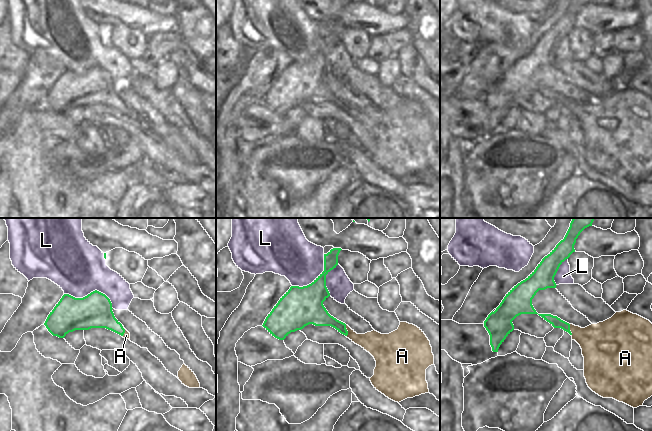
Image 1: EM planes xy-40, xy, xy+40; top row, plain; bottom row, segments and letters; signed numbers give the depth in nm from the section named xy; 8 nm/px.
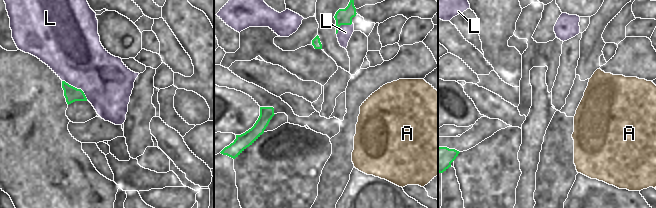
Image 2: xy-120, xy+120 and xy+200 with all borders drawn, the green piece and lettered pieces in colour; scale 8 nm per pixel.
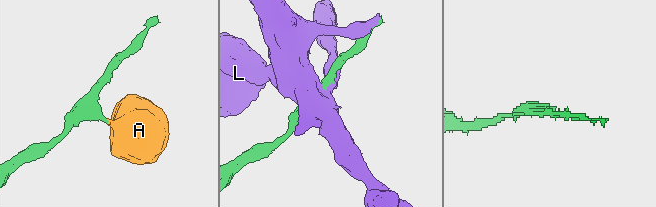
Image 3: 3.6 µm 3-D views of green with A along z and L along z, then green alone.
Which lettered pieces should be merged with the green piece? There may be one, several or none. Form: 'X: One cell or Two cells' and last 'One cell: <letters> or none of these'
A: One cell
L: Two cells
One cell: A

